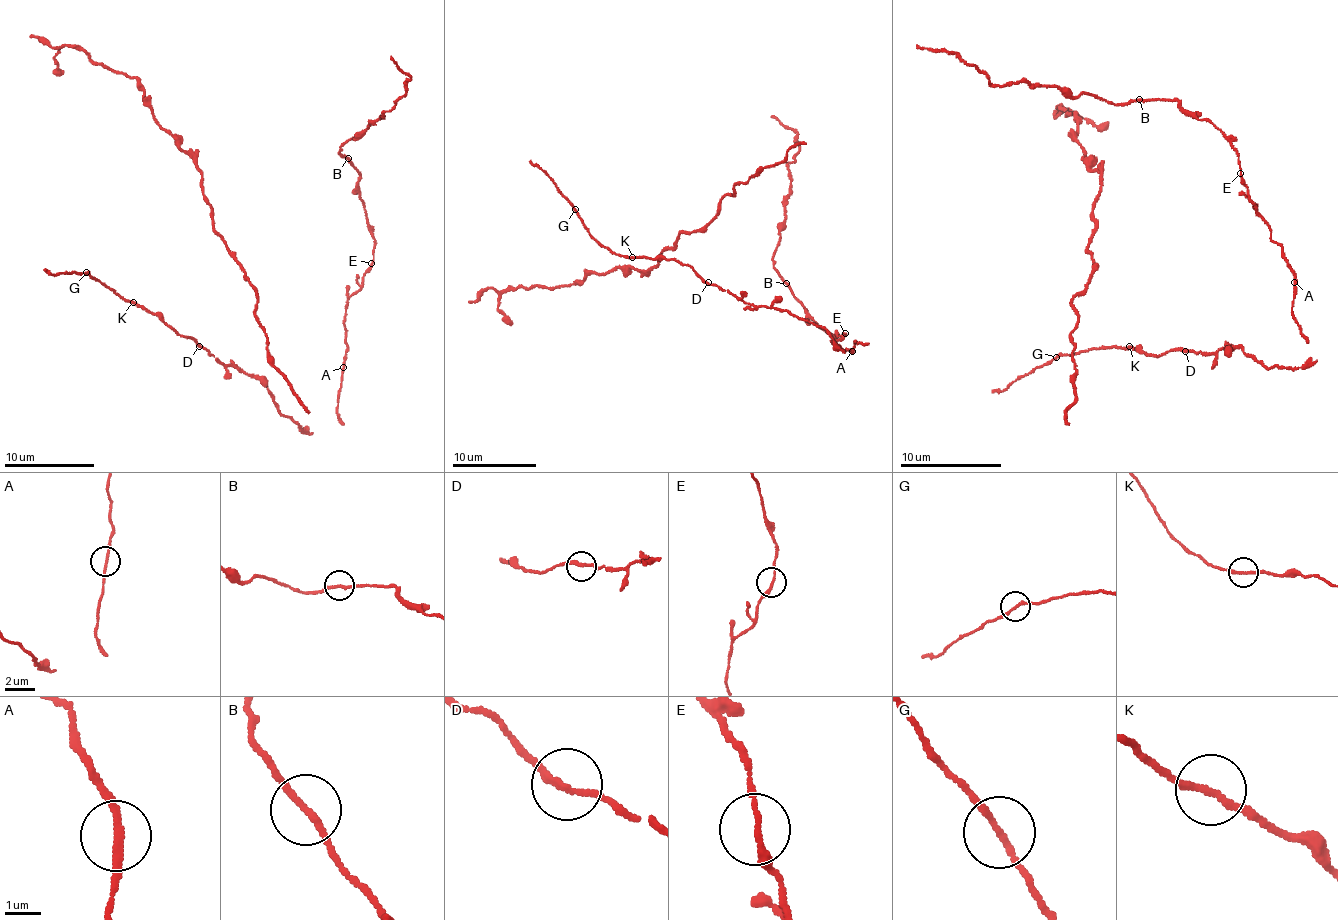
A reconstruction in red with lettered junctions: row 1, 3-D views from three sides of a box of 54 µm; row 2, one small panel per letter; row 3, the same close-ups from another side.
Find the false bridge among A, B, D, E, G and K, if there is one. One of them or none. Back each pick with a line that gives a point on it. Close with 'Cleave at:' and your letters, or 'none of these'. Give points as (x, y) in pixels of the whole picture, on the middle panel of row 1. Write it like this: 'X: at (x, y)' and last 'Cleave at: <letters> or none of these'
Cleave at: none of these

